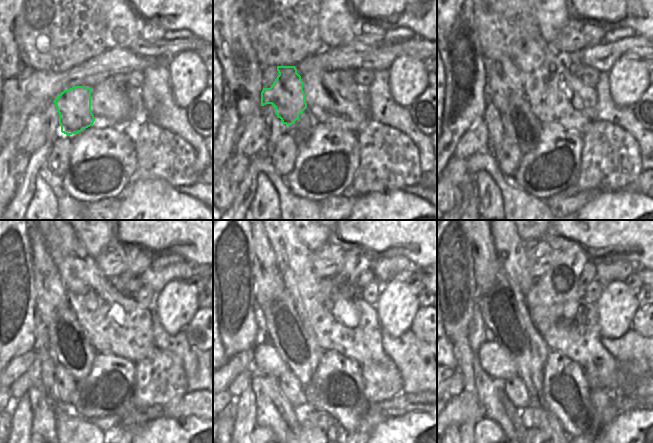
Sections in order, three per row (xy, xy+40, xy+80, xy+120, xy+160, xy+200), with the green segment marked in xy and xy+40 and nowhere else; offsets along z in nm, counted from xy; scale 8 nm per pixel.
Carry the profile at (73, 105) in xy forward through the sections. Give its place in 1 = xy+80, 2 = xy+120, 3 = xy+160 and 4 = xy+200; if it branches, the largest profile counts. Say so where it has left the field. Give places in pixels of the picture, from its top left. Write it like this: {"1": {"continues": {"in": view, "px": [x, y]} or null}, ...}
{"1": {"continues": {"in": "xy+80", "px": [501, 76]}}, "2": {"continues": {"in": "xy+120", "px": [49, 292]}}, "3": {"continues": {"in": "xy+160", "px": [269, 283]}}, "4": {"continues": {"in": "xy+200", "px": [485, 263]}}}

